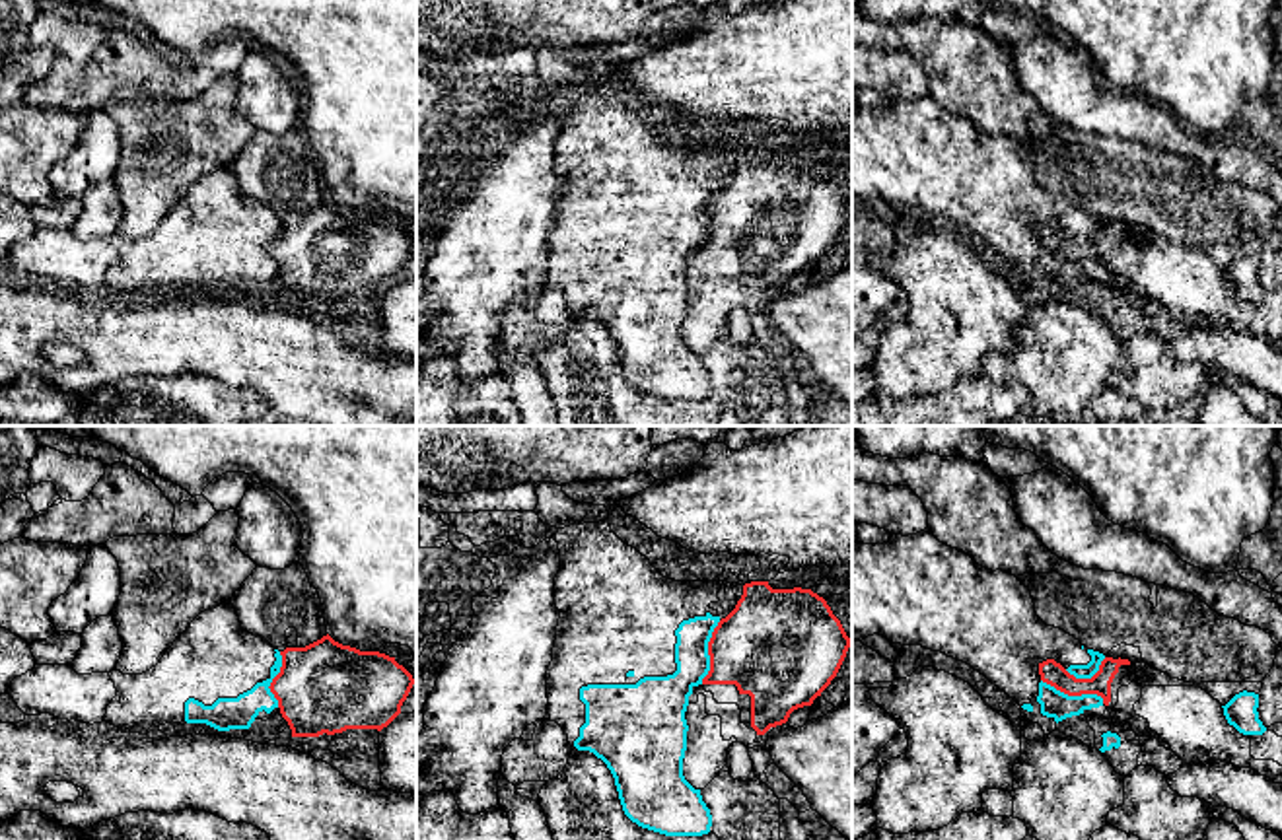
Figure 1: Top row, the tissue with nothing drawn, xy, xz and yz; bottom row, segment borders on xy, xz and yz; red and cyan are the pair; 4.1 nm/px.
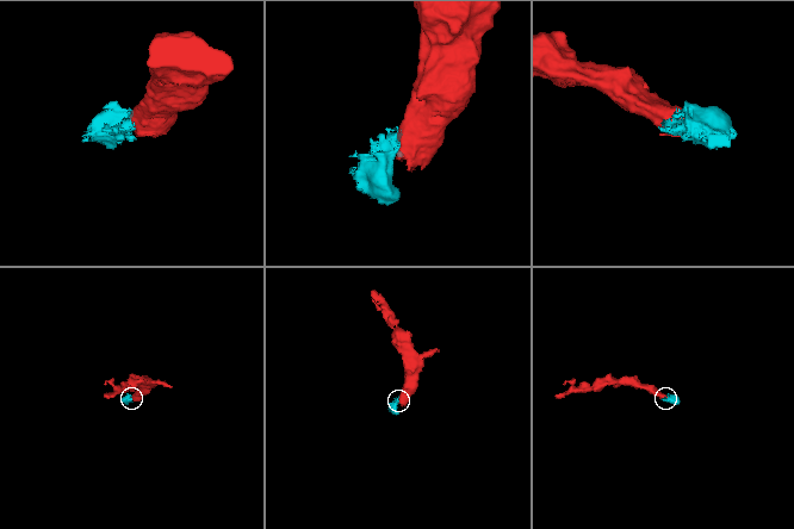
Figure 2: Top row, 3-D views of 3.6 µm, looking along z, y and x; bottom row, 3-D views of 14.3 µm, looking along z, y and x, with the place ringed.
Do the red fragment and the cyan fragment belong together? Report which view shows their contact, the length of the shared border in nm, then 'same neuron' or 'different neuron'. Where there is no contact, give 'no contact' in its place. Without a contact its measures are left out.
yz | 280 nm | different neuron

